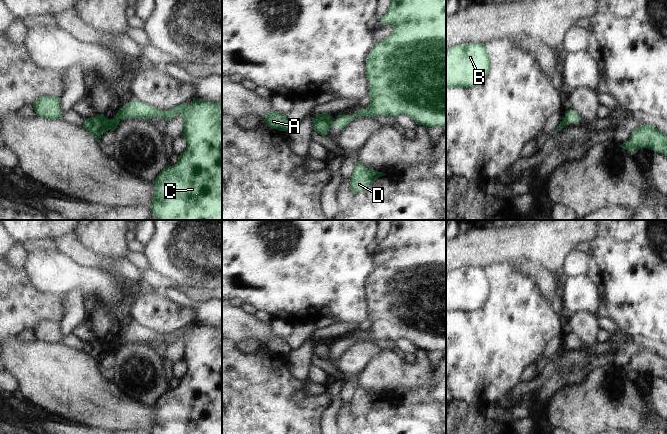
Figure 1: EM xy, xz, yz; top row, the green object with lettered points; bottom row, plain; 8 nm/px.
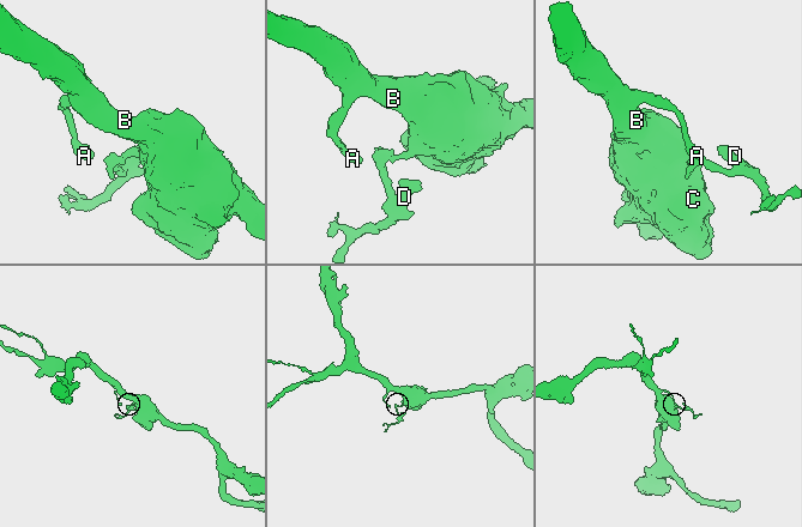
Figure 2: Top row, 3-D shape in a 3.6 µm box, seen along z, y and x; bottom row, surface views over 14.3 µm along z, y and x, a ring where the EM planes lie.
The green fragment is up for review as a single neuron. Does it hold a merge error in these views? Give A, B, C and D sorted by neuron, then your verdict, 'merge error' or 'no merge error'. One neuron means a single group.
A B C / D; merge error

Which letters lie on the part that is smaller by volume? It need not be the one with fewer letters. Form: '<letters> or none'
D

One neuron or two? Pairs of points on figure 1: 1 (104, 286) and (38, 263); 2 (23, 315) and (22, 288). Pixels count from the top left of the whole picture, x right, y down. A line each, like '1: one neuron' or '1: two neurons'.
1: one neuron
2: one neuron

